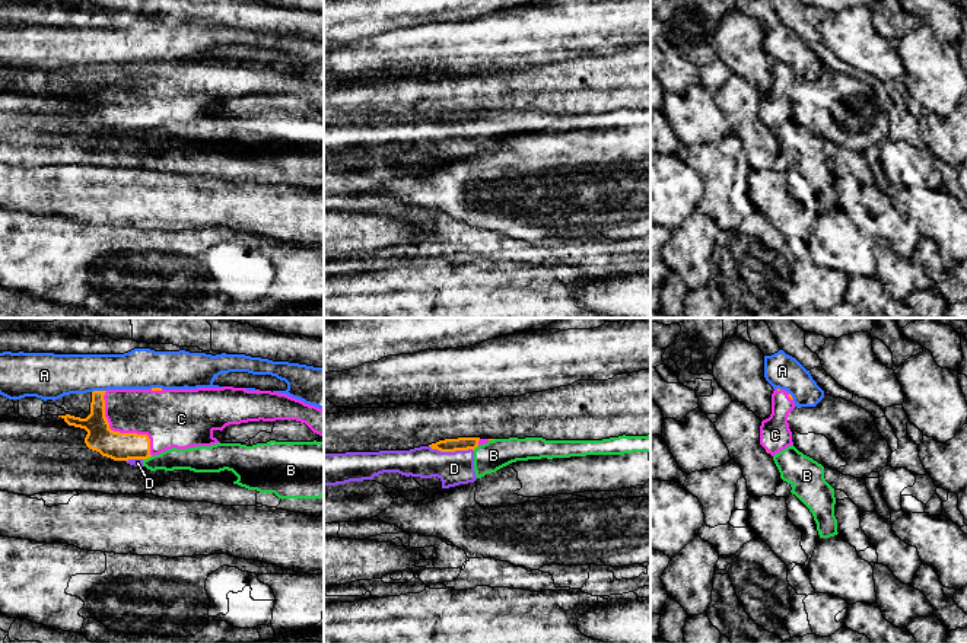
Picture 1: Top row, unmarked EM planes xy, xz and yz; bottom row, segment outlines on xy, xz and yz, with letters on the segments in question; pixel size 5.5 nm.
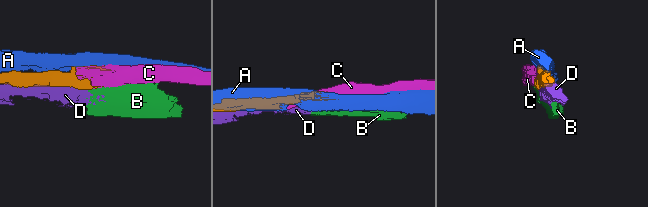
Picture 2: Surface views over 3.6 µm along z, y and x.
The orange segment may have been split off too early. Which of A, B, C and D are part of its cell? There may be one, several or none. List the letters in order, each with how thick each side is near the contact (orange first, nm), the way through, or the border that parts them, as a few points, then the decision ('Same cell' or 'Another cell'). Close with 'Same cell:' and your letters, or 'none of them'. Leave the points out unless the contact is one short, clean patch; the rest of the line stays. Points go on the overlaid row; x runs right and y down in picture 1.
A: Thickness 150 nm (orange) against 240 nm. Another cell
B: Thickness 160 nm (orange) against 120 nm. Boundary: xy (150, 455), (143, 460). Another cell
C: Thickness 160 nm (orange) against 260 nm. Same cell
D: Thickness 80 nm (orange) against 190 nm. Another cell
Same cell: C

